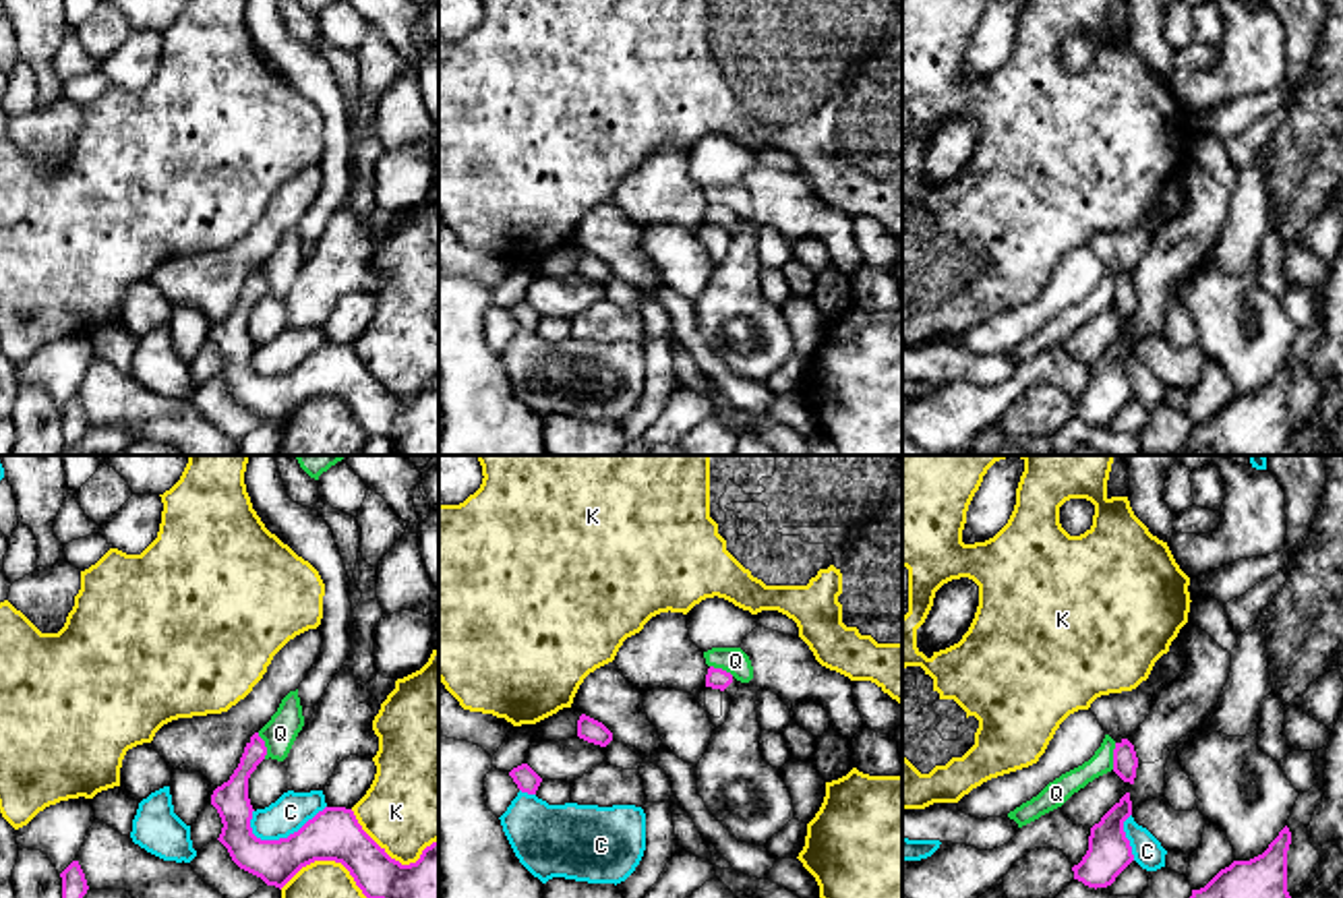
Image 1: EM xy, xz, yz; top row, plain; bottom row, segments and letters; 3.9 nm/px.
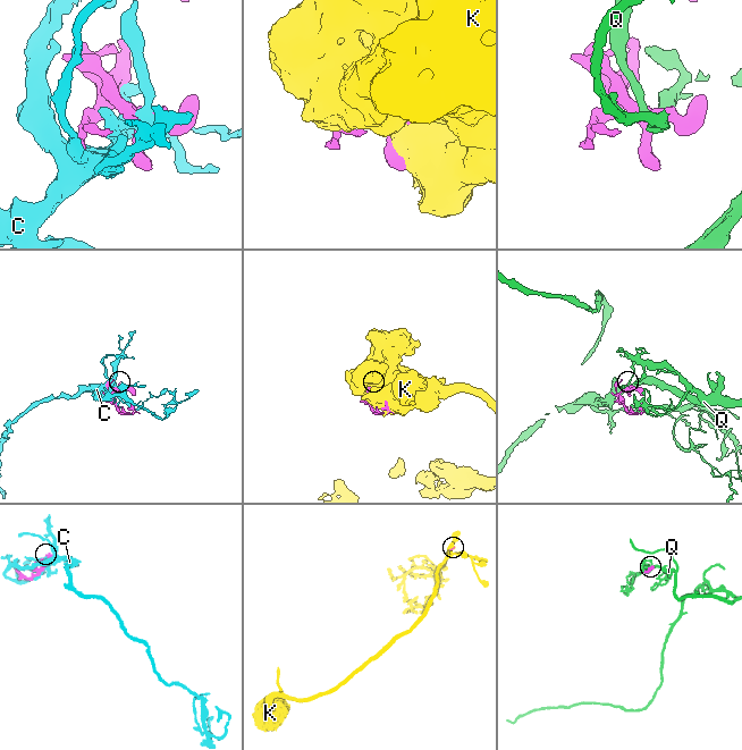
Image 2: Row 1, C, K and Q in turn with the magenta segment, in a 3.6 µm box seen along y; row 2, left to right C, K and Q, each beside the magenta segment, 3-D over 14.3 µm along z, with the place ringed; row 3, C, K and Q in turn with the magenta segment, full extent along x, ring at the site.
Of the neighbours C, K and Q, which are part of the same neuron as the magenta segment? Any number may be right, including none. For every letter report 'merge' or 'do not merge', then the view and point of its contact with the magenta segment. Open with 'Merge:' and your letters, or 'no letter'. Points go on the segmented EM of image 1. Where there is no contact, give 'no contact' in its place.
Merge: no letter
C: do not merge; meets magenta in xy at (288, 836)
K: do not merge; meets magenta in xy at (390, 857)
Q: do not merge; meets magenta in xy at (263, 745)

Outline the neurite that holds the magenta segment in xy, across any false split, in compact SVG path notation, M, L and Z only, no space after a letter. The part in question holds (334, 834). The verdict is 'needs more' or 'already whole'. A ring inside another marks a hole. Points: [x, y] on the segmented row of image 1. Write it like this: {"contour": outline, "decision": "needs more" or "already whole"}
{"contour": "M255 732L230 780L211 795L223 824L217 840L240 869L281 890L302 867L335 861L350 871L366 898L439 898L439 840L426 846L416 863L401 865L346 807L325 807L288 838L257 838L250 828L255 809L248 778L265 755L265 741Z", "decision": "already whole"}

